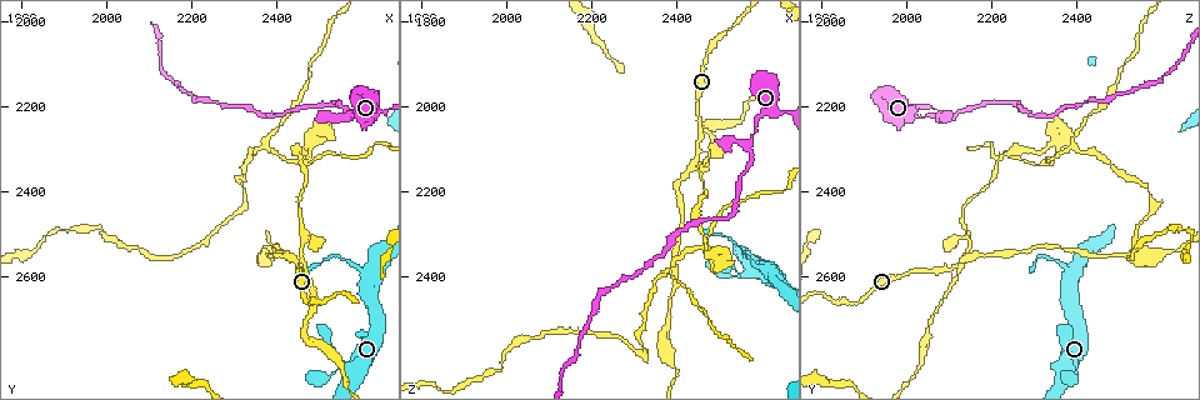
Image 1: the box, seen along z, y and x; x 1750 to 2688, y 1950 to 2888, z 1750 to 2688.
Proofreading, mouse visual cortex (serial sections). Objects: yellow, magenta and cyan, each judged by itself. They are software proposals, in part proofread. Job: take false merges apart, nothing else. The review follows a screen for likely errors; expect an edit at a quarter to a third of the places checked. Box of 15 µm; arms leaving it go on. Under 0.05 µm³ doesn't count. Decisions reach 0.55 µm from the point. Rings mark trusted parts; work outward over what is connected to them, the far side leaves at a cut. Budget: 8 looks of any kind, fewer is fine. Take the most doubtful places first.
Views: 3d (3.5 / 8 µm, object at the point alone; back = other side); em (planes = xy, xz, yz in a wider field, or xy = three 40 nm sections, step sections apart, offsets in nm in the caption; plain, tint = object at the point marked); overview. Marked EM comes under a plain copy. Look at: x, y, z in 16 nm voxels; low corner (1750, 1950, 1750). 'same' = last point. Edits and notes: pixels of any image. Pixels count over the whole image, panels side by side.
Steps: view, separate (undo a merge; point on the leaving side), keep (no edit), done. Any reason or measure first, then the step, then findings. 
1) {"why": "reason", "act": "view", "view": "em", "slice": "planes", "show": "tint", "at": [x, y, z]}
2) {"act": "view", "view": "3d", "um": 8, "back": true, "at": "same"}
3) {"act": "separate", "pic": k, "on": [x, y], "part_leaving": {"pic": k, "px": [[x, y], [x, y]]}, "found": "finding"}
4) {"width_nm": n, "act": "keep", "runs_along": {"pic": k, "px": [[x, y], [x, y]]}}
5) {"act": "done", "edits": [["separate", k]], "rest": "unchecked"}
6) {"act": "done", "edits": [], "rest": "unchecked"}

{"why": "side arm on a straight run", "act": "view", "view": "3d", "um": 3.5, "at": [2465, 2600, 2105]}

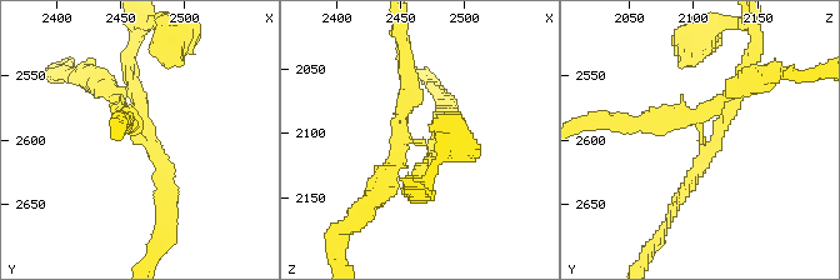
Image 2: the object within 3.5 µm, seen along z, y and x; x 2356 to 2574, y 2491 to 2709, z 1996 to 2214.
{"arms": 3, "arm_widths_nm": [150, 200, 200], "why": "need the tissue", "act": "view", "view": "em", "slice": "xy", "step": 5, "show": "tint", "at": [2462, 2596, 2108]}

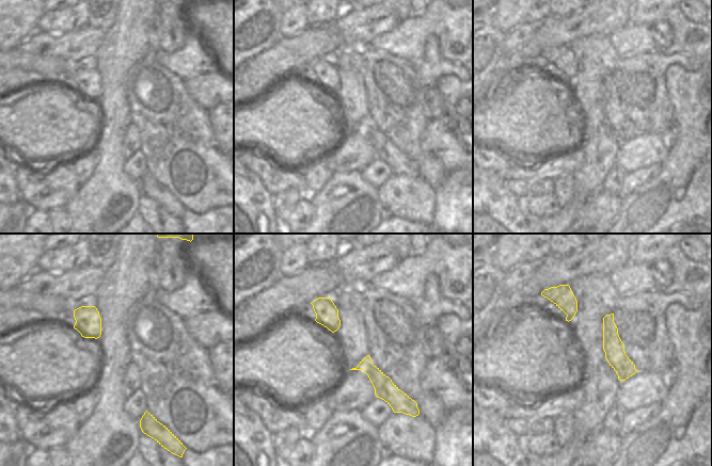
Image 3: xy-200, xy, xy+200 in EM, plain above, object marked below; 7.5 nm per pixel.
{"act": "separate", "pic": 2, "on": [700, 159], "found": "a second cell is stuck on"}

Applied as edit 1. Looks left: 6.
{"why": "abrupt turn", "act": "view", "view": "3d", "um": 3.5, "at": [2535, 2790, 2385]}

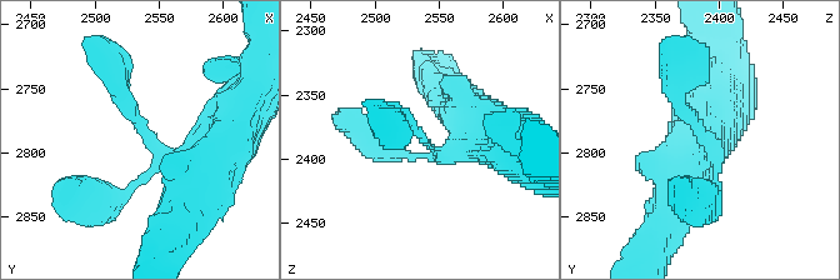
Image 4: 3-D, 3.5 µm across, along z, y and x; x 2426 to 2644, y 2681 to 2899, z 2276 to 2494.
{"act": "view", "view": "em", "slice": "planes", "show": "tint", "at": [2540, 2790, 2388]}

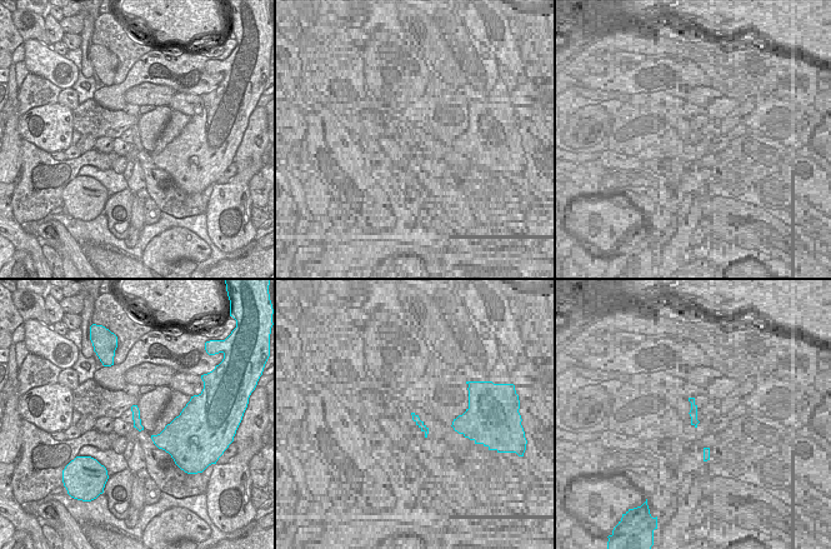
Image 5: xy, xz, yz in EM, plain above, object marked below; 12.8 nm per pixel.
{"arm_widths_nm": [150, 250, 500], "act": "keep", "runs_along": {"pic": 4, "px": [[215, 153], [161, 156], [116, 69]]}, "found": "one cell here"}

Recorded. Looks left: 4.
{"why": "abrupt turn", "act": "view", "view": "em", "slice": "xy", "step": 5, "show": "tint", "at": [2585, 2230, 2035]}

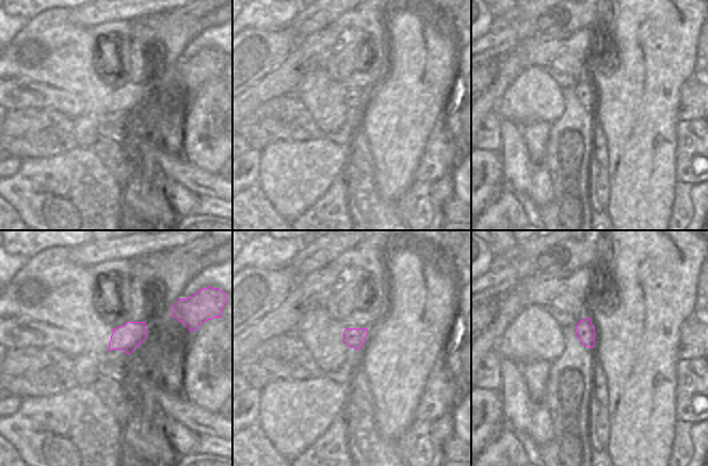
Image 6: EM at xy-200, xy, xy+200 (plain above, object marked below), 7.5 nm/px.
{"act": "view", "view": "3d", "um": 3.5, "at": "same"}

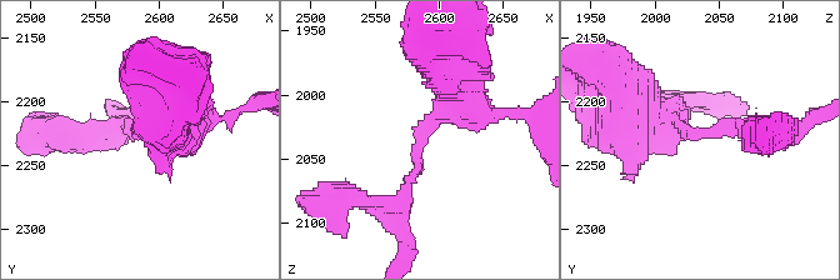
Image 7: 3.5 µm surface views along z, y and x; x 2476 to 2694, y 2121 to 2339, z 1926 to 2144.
{"width_nm": 150, "act": "separate", "pic": 7, "on": [728, 130], "part_leaving": {"pic": 7, "px": [[681, 129], [769, 125], [794, 133]]}, "found": "a second cell is stuck on"}

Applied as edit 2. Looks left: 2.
{"why": "thick turns thin", "act": "view", "view": "3d", "um": 3.5, "at": [2390, 2535, 2610]}

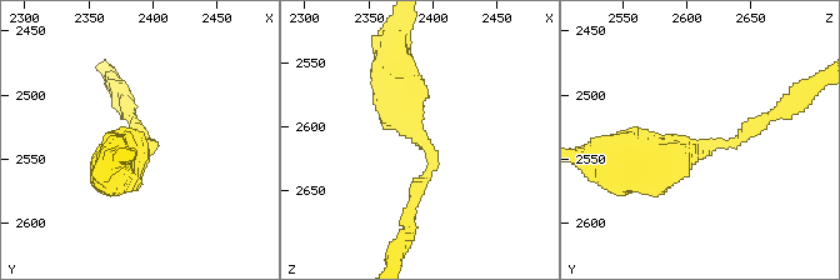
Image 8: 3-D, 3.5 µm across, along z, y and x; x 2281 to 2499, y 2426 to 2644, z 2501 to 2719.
{"arm_widths_nm": [200, 500], "why": "need the tissue", "act": "view", "view": "em", "slice": "xy", "step": 5, "show": "tint", "at": [2394, 2540, 2612]}

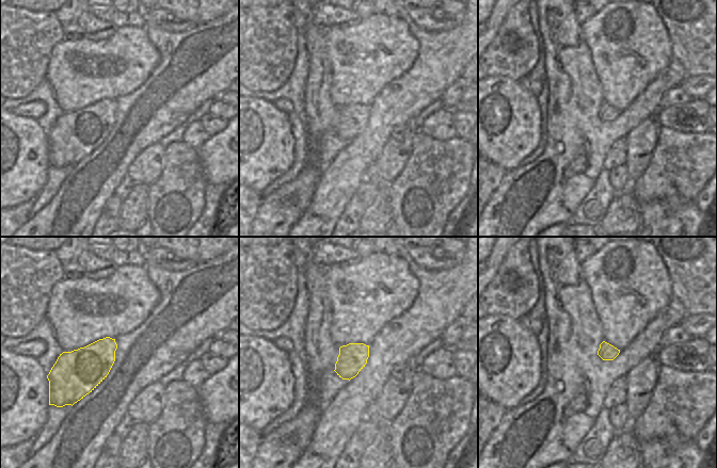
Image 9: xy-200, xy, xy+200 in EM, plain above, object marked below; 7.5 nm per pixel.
{"act": "keep", "runs_along": {"pic": 8, "px": [[630, 160], [726, 145], [769, 119]]}, "found": "continuous, no second cell"}

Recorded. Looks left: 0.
{"act": "done", "edits": [["separate", 2], ["separate", 7]], "rest": "unchecked"}

